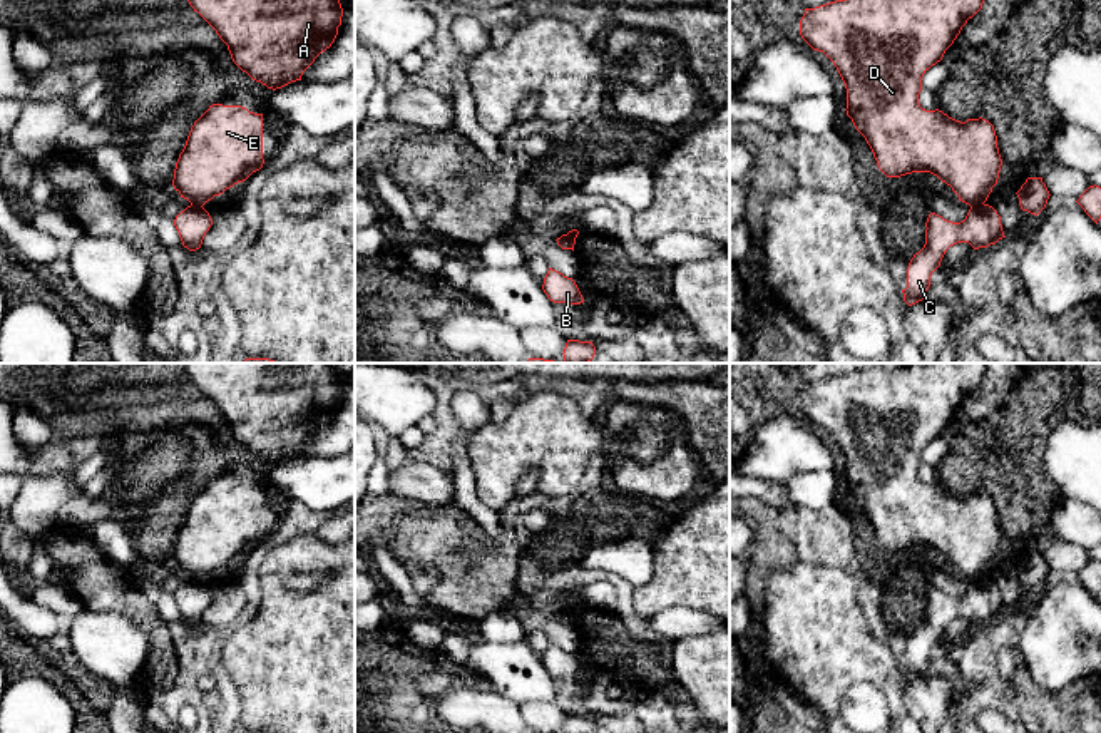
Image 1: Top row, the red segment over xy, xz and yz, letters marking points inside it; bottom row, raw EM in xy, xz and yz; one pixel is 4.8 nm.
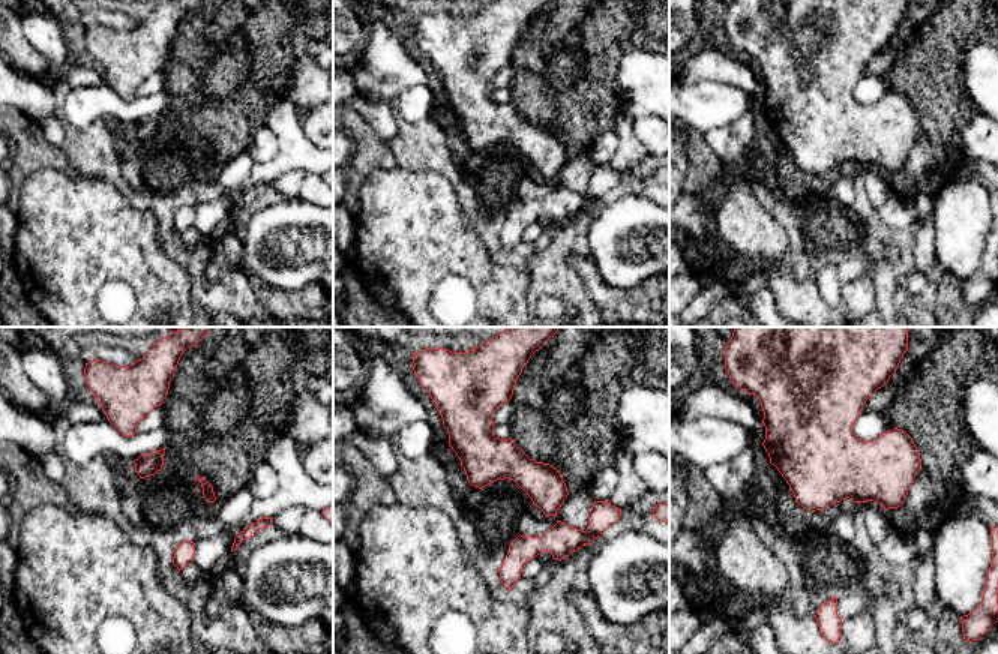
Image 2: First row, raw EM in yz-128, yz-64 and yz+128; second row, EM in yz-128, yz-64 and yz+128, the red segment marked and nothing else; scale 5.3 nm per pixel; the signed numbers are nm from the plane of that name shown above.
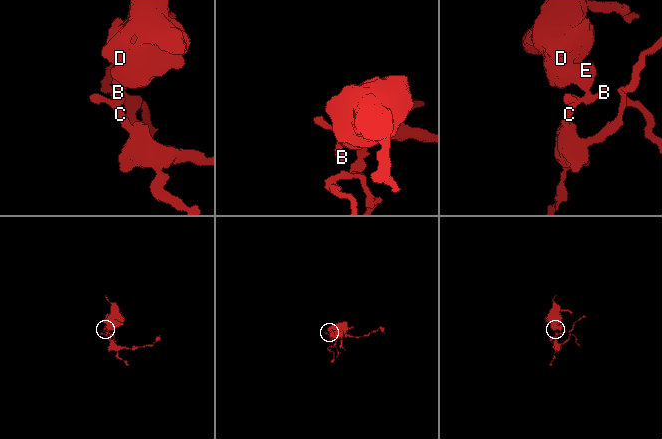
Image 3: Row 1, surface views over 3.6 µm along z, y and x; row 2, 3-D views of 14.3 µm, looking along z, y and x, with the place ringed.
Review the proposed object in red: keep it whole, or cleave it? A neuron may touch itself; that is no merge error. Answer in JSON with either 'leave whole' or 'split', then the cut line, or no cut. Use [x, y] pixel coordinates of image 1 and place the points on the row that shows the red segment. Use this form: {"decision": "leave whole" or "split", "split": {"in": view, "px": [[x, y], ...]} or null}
{"decision": "split", "split": {"in": "yz", "px": [[983, 203], [971, 206]]}}

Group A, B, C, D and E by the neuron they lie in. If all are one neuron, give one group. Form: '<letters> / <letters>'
A D E / B C

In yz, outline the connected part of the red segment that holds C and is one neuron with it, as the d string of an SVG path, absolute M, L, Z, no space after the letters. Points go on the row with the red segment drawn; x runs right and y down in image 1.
M989 204L970 206L960 223L952 223L930 213L925 223L925 244L914 254L907 268L904 301L912 306L924 300L932 273L940 266L945 251L957 243L969 243L974 249L987 248L1006 238L1001 216Z

